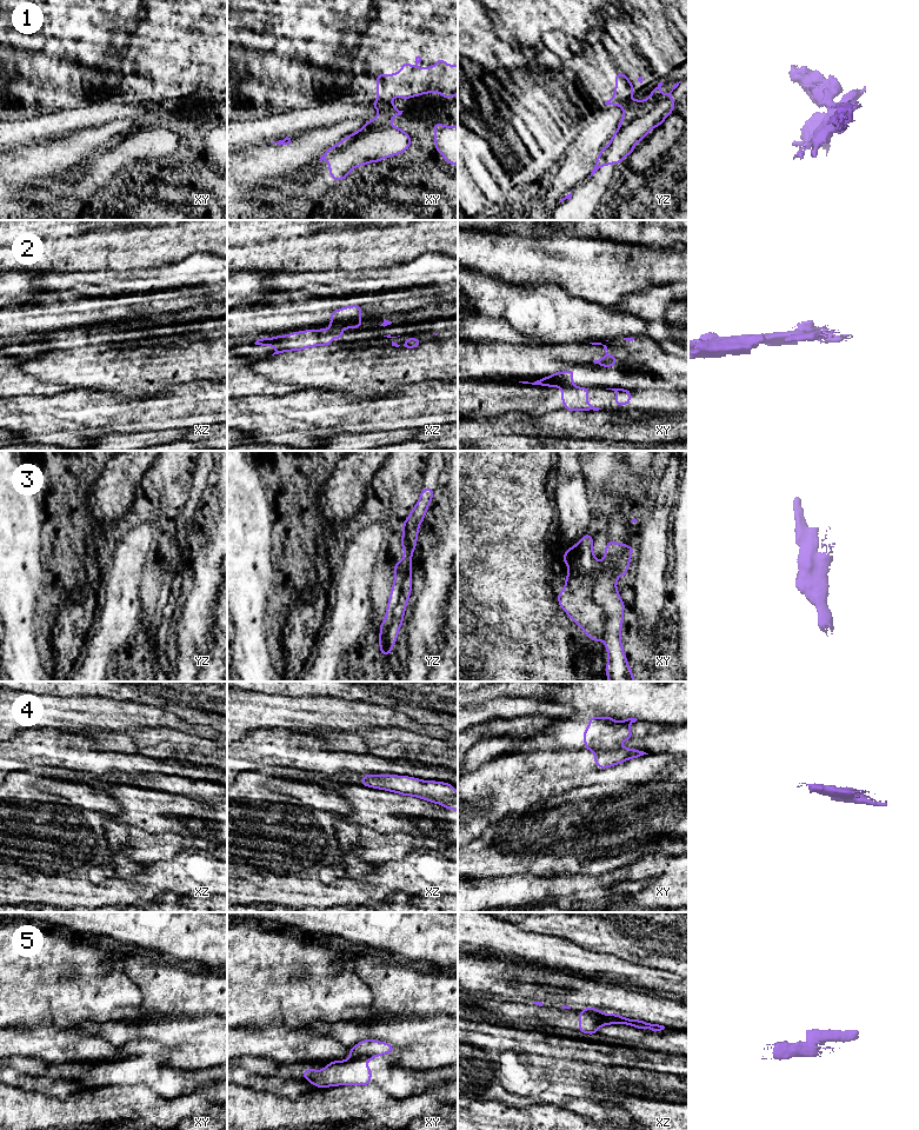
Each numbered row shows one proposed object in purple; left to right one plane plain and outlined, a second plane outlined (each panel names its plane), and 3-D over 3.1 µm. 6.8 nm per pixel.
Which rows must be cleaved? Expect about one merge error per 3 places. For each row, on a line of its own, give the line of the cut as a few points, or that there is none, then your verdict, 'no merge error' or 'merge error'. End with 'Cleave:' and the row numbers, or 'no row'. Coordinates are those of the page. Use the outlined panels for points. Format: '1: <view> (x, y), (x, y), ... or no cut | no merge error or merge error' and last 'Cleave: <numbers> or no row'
1: xy (377, 100), (387, 102) | merge error
2: xy (574, 386), (565, 386), (563, 389) | merge error
3: yz (403, 558), (407, 573), (393, 610), (387, 636), (391, 643) | merge error
4: xy (619, 746), (612, 750), (597, 750), (594, 752) | merge error
5: xy (371, 1055), (352, 1057) | merge error
Cleave: 1, 2, 3, 4, 5

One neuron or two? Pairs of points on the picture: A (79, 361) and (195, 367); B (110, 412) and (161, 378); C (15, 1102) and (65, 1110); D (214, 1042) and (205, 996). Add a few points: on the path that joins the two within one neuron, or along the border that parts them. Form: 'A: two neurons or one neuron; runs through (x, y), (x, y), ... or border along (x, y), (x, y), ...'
A: one neuron; runs through (108, 369), (166, 367)
B: two neurons; border along (101, 391), (128, 401), (154, 394)
C: one neuron; runs through (27, 1110), (53, 1110)
D: two neurons; border along (180, 1014), (214, 1016)

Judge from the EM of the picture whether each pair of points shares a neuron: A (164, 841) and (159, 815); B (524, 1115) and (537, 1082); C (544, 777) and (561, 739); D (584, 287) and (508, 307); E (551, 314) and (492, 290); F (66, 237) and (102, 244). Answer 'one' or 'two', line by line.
A: two
B: two
C: one
D: two
E: one
F: one

